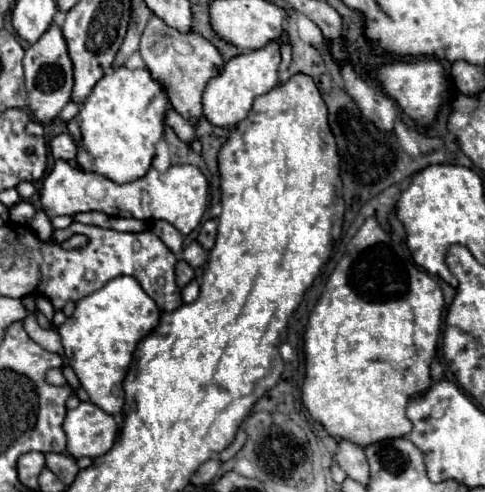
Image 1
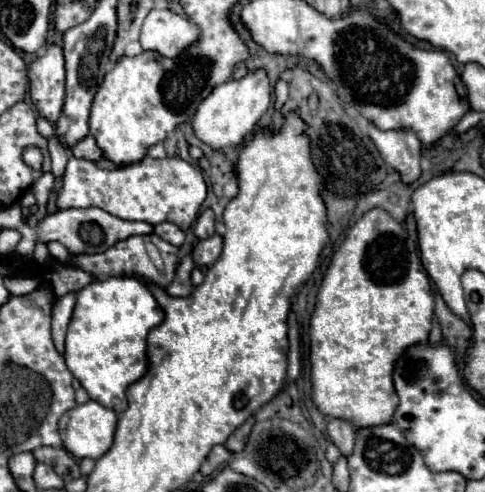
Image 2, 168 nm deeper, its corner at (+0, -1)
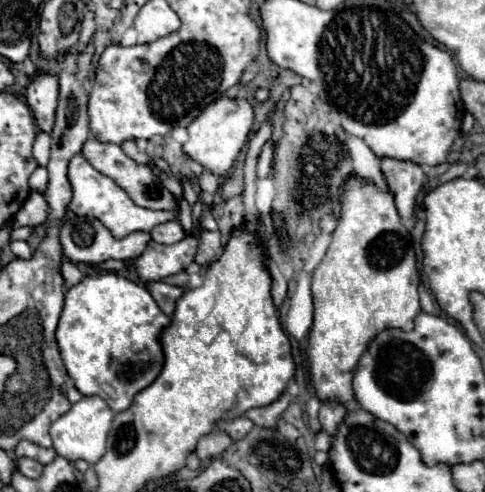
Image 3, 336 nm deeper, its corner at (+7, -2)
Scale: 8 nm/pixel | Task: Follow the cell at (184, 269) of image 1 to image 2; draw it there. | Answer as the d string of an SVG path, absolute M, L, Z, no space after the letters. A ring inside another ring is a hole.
M187 254L183 258L183 262L177 268L177 274L173 278L173 282L165 288L165 292L169 296L187 296L193 292L193 284L191 284L191 270L195 268L195 262L191 258L191 254Z

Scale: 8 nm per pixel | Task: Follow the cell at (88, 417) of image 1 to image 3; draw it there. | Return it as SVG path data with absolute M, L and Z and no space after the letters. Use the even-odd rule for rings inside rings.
M82 397L78 403L70 407L68 413L64 413L60 419L56 419L50 427L50 437L54 441L54 451L68 459L68 461L78 461L84 459L88 463L96 463L104 451L106 451L106 437L112 425L114 413L106 405L104 399L100 397Z

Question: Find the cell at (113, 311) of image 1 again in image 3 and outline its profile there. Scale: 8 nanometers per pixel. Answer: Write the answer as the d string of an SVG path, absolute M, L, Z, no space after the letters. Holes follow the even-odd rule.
M100 273L84 277L76 287L66 291L64 309L56 329L56 341L70 379L82 395L100 395L114 413L126 411L138 391L148 387L160 373L164 353L158 341L160 331L170 323L170 317L160 311L144 285L138 285L116 273ZM110 385L110 395L104 387Z

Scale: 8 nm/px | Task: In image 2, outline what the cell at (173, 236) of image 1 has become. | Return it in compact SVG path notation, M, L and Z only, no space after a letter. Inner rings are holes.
M161 222L155 226L155 234L161 236L163 240L167 240L173 246L181 246L185 242L185 232L173 224L173 222Z

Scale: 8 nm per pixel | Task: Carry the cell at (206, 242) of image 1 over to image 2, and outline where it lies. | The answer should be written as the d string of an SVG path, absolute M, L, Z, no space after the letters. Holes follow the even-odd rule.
M205 208L205 210L199 214L199 218L197 218L195 224L193 224L193 232L195 232L195 236L197 236L199 240L209 238L211 234L215 234L215 214L213 214L211 208Z

